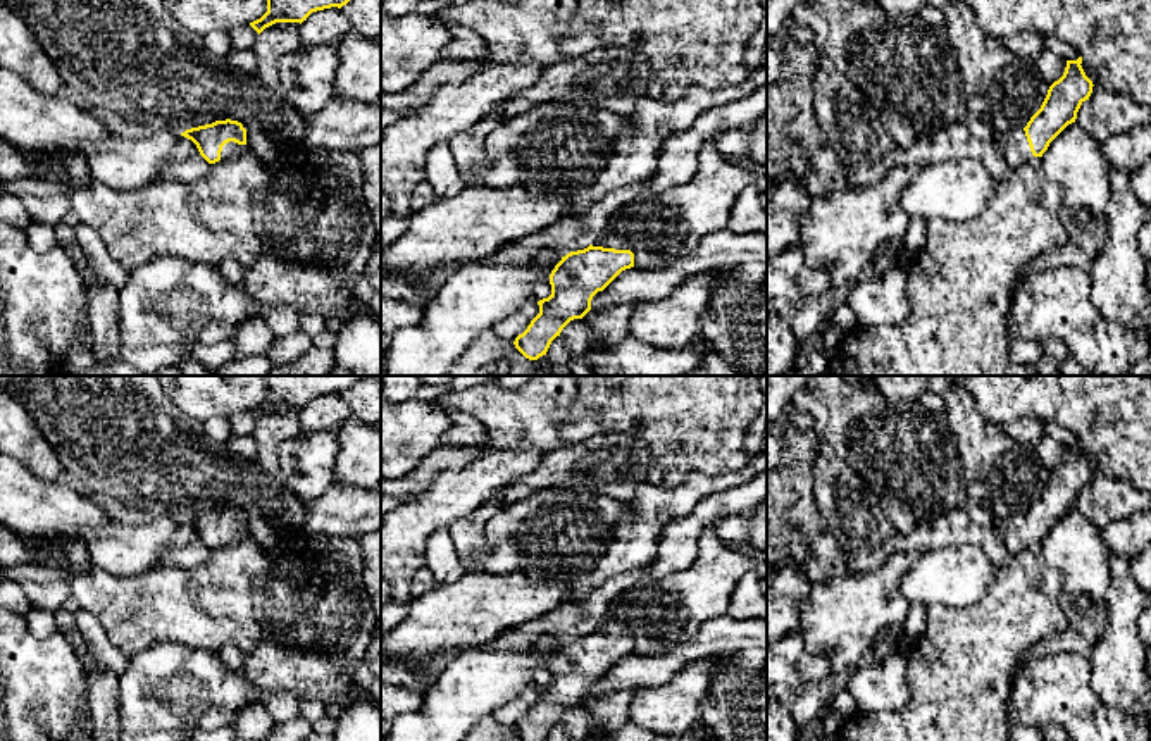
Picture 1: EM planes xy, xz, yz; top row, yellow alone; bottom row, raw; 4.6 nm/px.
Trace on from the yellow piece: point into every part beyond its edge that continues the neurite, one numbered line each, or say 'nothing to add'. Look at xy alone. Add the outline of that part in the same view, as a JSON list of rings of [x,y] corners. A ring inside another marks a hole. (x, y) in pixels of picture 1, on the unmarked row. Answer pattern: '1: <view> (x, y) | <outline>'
1: xy (230, 535) | [[[229,527],[222,532],[222,538],[221,538],[221,545],[229,545],[233,541],[240,541],[243,538],[246,538],[248,532],[246,531],[238,531],[234,527]]]

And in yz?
1: yz (1015, 533) | [[[1023,515],[999,517],[994,527],[1001,532],[1010,553],[1022,553],[1030,543],[1030,532]]]

